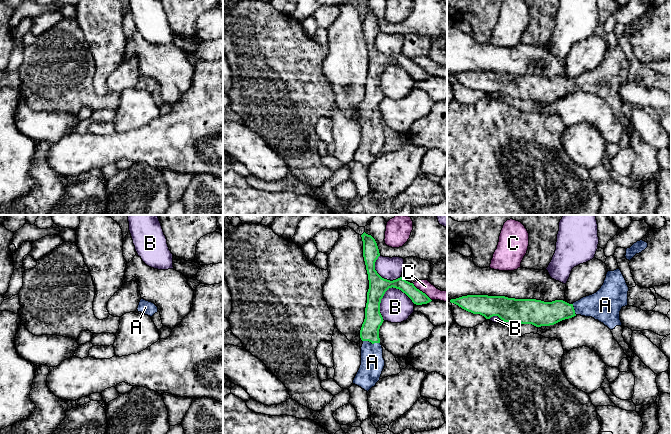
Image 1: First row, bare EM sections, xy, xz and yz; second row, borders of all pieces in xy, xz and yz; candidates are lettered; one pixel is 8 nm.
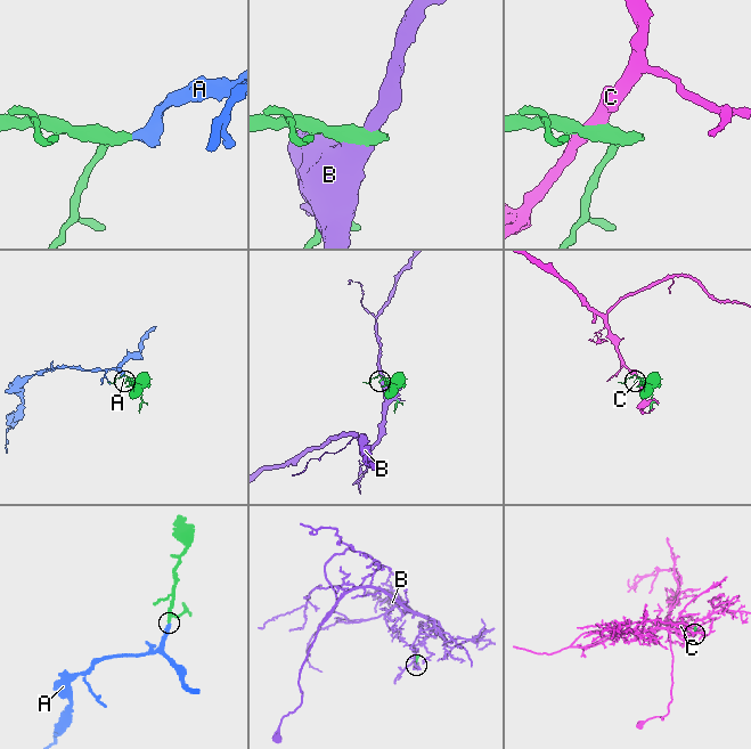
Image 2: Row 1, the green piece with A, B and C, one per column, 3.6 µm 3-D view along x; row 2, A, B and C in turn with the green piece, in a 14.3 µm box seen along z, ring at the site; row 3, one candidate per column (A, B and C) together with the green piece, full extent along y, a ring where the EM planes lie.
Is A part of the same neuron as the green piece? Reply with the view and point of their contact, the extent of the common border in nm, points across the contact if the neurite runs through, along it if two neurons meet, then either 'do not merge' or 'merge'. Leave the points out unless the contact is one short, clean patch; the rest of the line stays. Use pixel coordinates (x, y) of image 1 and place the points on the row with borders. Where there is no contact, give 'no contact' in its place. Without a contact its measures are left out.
xz (371, 342) | 140 nm | across xz (373, 320), (371, 324), (371, 342), (372, 362) | merge

